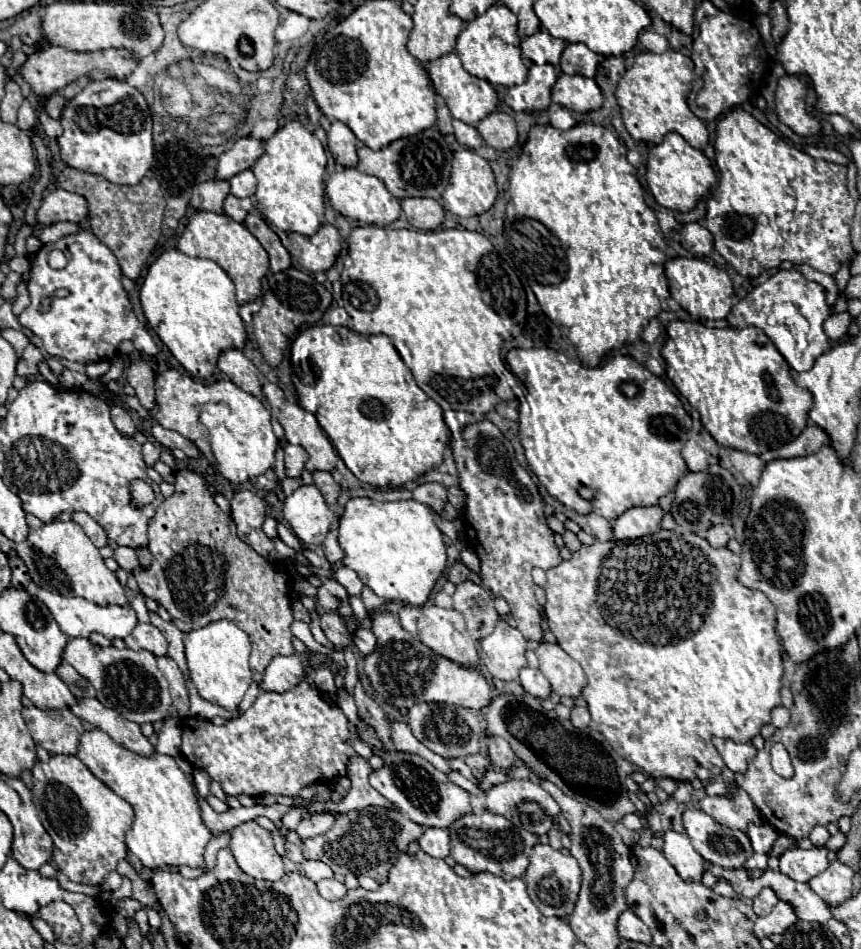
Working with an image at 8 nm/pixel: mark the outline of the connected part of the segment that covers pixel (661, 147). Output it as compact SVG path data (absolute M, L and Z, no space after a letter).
M670 132L648 152L646 182L660 206L674 212L688 212L702 196L706 196L706 192L710 192L712 186L716 186L716 174L712 162L702 154L702 150L692 148L680 134Z

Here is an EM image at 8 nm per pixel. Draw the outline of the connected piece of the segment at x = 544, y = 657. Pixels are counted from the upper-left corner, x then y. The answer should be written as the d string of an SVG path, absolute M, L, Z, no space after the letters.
M546 642L536 648L536 656L540 660L538 668L548 678L552 692L568 698L580 696L580 690L586 686L586 676L572 656L568 656L558 644Z

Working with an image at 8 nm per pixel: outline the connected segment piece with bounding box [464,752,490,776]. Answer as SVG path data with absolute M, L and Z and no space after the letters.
M470 754L464 758L464 762L470 766L470 768L478 768L482 772L482 776L486 774L486 768L490 768L490 758L484 756L484 754Z

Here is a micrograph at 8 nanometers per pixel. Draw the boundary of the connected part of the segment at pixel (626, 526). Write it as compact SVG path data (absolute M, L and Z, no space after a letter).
M660 506L630 508L612 522L614 540L632 540L654 534L660 528L660 518L662 518Z

